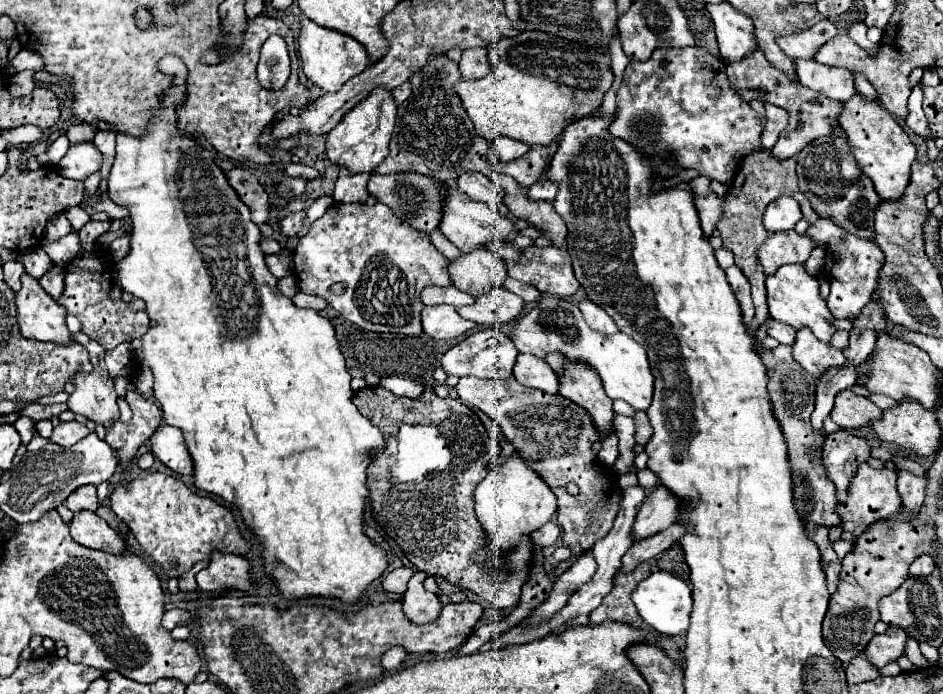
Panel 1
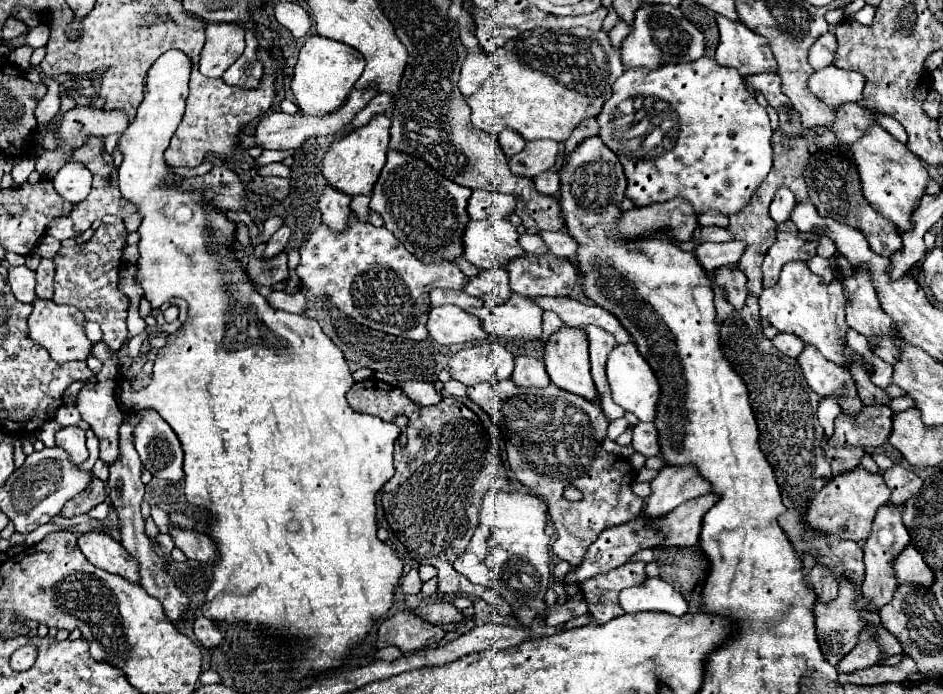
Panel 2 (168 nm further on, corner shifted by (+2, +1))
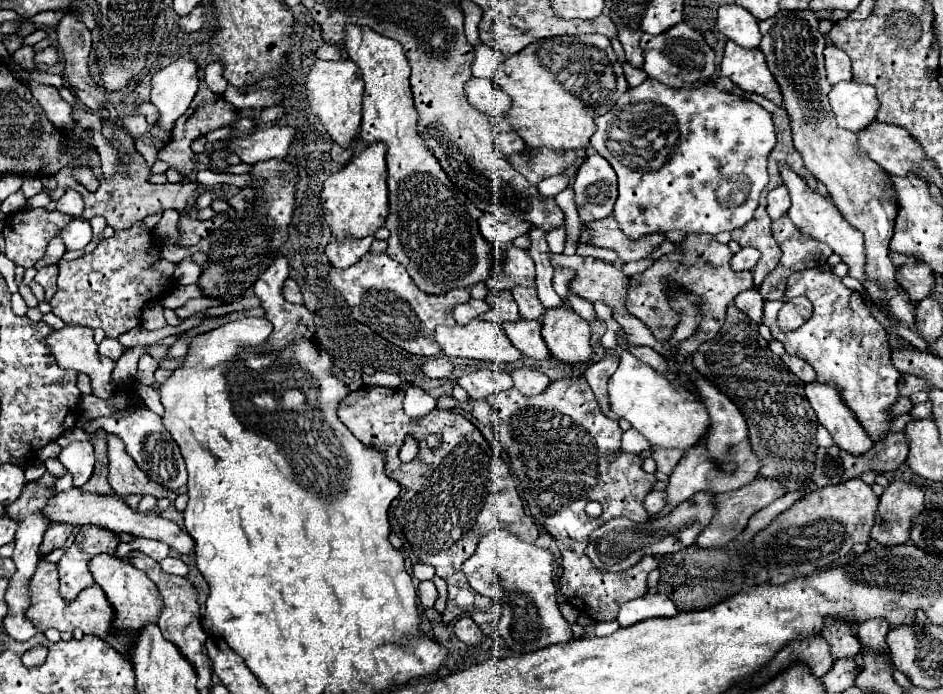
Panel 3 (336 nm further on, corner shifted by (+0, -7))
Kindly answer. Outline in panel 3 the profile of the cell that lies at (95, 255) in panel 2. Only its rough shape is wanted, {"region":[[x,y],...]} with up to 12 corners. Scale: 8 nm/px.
{"region":[[137,222],[59,262],[53,314],[103,328],[141,324],[171,288]]}

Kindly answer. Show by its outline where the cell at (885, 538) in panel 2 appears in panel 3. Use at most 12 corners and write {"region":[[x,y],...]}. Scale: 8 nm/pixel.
{"region":[[867,620],[859,624],[861,648],[885,652],[887,620]]}

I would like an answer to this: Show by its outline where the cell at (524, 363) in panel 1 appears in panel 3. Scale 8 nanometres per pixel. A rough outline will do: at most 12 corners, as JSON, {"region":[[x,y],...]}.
{"region":[[517,368],[511,372],[515,388],[525,394],[541,394],[549,378],[539,370]]}

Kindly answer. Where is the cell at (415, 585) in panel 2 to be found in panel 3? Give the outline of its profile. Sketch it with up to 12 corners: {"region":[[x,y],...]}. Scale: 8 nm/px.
{"region":[[419,582],[423,608],[433,608],[437,600],[437,588],[433,582]]}

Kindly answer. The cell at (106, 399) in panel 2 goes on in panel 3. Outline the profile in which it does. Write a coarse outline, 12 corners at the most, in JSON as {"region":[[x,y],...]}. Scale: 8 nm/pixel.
{"region":[[107,434],[109,484],[117,496],[167,498],[165,486],[149,480],[125,444]]}

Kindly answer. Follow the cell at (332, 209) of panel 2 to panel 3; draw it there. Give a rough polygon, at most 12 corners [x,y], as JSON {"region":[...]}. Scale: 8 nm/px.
{"region":[[335,238],[327,258],[335,268],[349,268],[369,252],[375,238]]}

